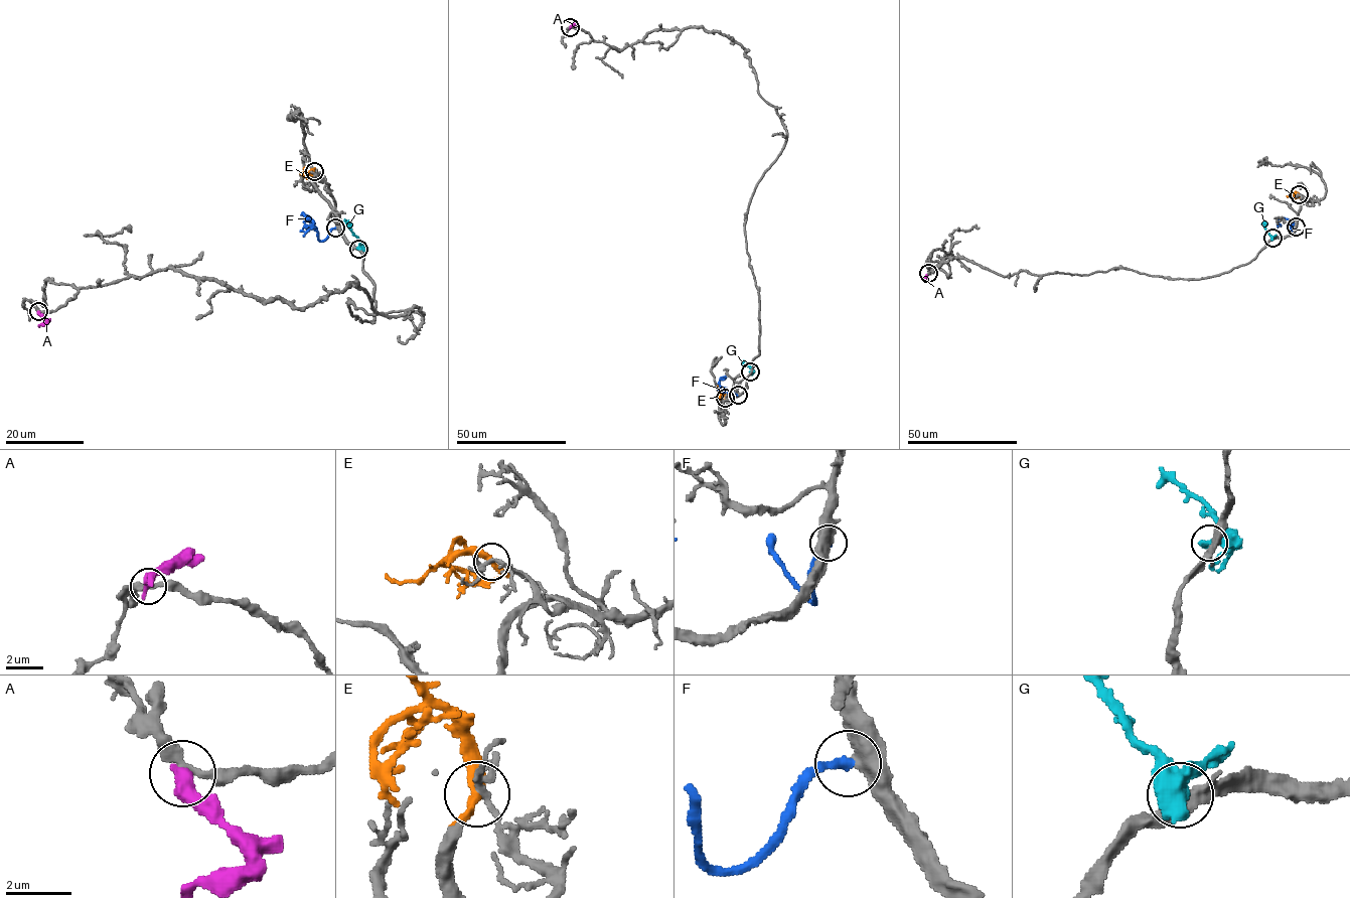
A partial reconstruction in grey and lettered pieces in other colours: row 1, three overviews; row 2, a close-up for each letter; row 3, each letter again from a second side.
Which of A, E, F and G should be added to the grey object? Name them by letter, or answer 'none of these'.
F

